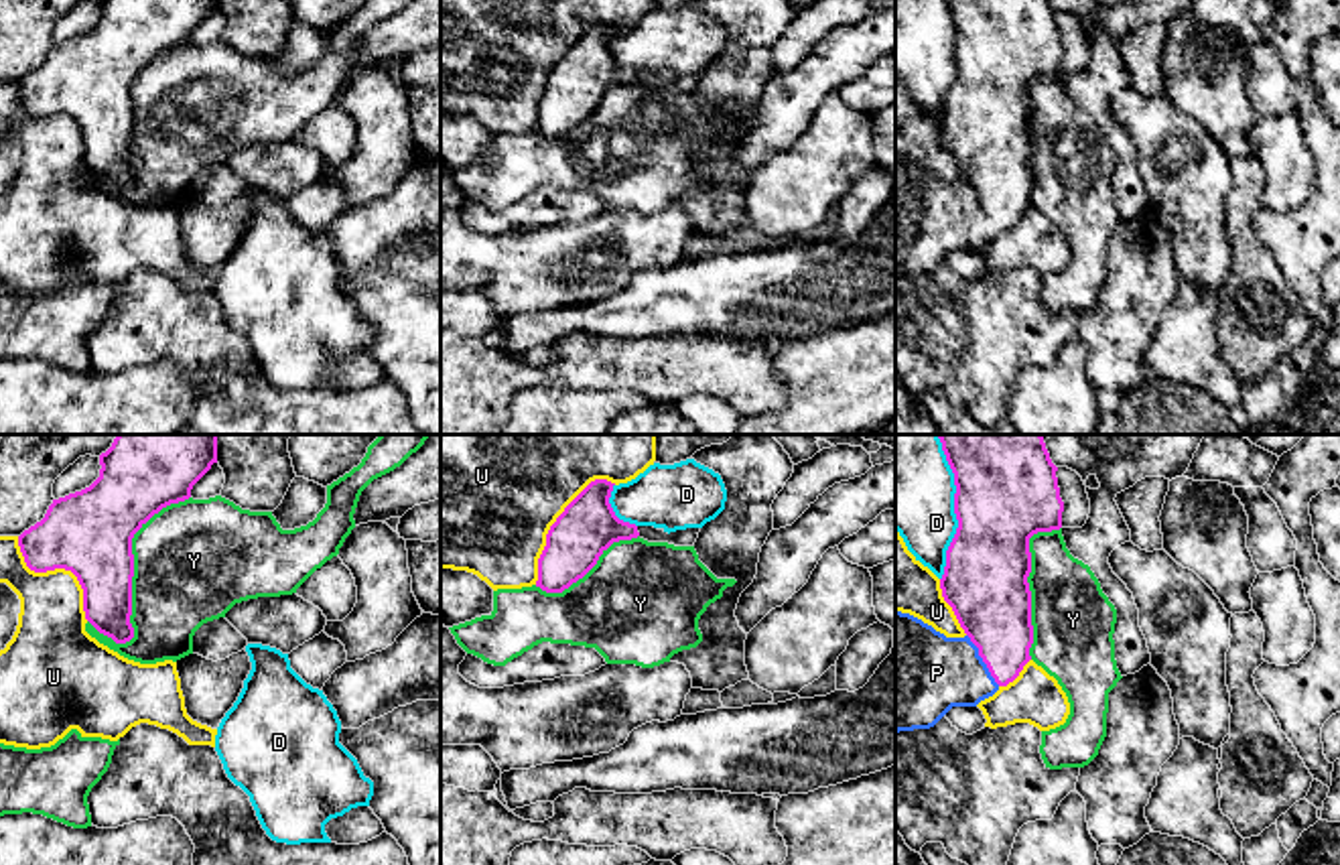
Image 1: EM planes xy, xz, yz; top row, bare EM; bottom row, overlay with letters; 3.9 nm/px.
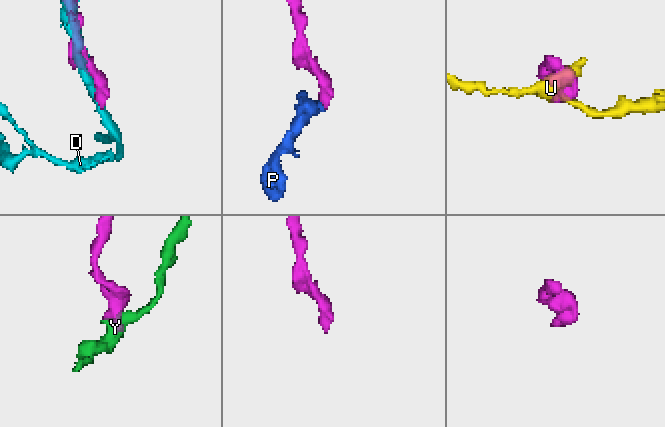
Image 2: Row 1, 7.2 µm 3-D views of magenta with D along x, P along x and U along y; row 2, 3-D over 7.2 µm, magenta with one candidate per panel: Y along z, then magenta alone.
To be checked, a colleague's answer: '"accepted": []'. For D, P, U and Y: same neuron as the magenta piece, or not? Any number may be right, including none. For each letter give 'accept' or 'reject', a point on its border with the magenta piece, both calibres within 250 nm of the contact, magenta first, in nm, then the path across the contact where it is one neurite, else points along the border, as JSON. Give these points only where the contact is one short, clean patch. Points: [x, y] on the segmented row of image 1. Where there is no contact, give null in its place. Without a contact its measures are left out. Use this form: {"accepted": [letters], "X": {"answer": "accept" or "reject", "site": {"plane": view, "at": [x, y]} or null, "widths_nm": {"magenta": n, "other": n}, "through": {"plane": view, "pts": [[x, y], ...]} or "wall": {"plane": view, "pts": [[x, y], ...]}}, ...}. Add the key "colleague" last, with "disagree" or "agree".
{"accepted": ["P"], "D": {"answer": "reject", "site": {"plane": "yz", "at": [955, 508]}, "widths_nm": {"magenta": 400, "other": 400}}, "P": {"answer": "accept", "site": {"plane": "yz", "at": [983, 660]}, "widths_nm": {"magenta": 320, "other": 360}, "through": {"plane": "yz", "pts": [[991, 600], [991, 652], [983, 660], [967, 671], [922, 675]]}}, "U": {"answer": "reject", "site": {"plane": "xz", "at": [555, 522]}, "widths_nm": {"magenta": 240, "other": 500}}, "Y": {"answer": "reject", "site": {"plane": "xy", "at": [132, 567]}, "widths_nm": {"magenta": 340, "other": 480}}, "colleague": "disagree"}

